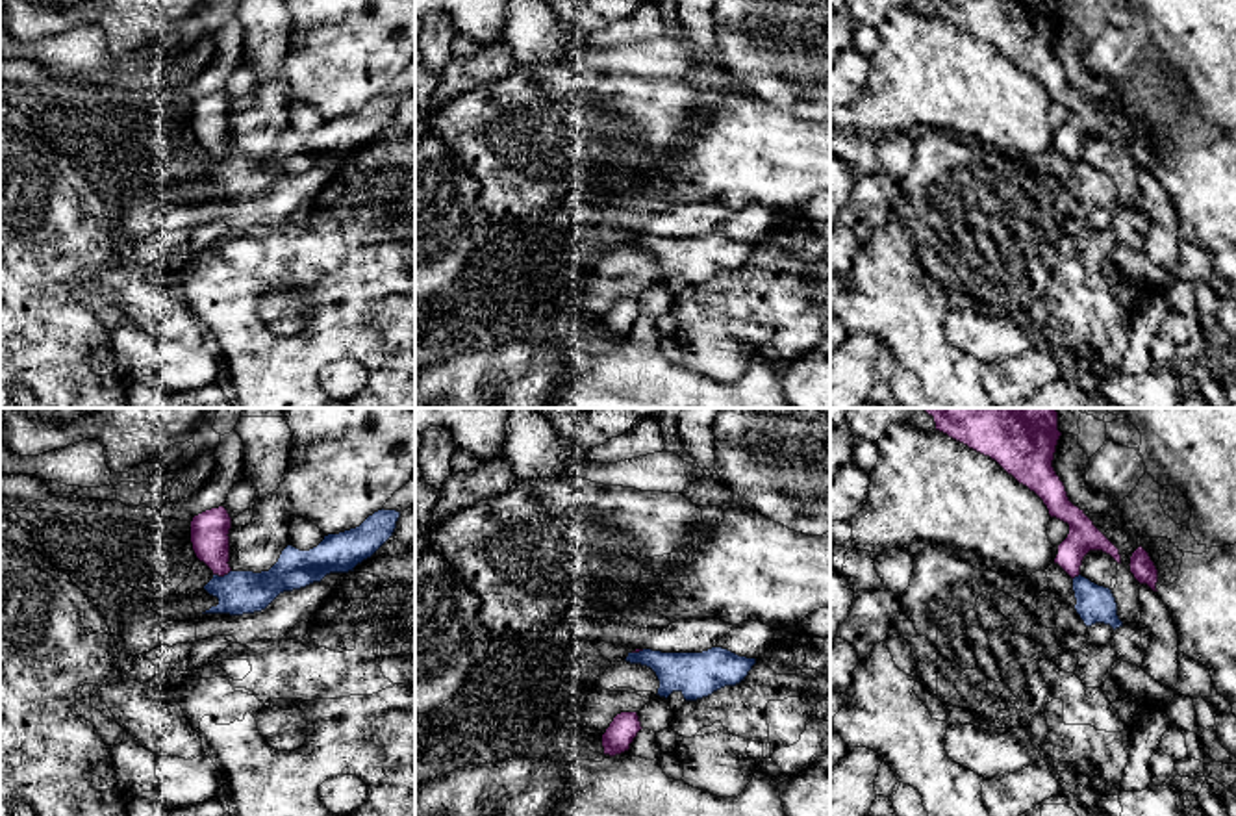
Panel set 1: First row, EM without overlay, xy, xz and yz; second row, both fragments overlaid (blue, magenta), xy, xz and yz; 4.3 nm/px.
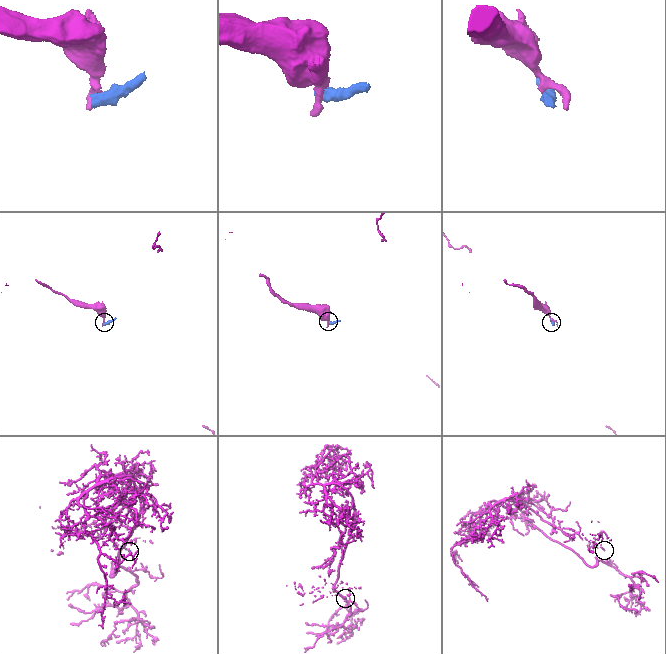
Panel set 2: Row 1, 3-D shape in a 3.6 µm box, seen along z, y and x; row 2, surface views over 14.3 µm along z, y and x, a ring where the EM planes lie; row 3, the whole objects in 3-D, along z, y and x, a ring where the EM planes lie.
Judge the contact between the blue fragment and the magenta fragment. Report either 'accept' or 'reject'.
reject

